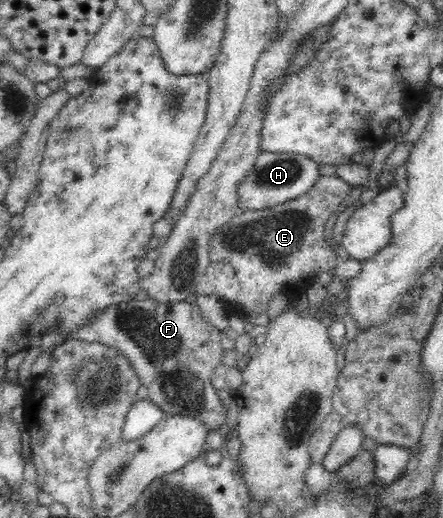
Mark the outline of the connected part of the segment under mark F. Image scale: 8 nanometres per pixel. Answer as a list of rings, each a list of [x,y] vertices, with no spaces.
[[[133,299],[105,306],[74,331],[61,336],[60,341],[75,339],[117,347],[137,371],[141,384],[147,387],[147,398],[151,402],[161,407],[166,415],[201,418],[211,432],[225,427],[227,411],[210,381],[213,367],[220,364],[224,351],[219,343],[219,332],[203,317],[197,303]]]

